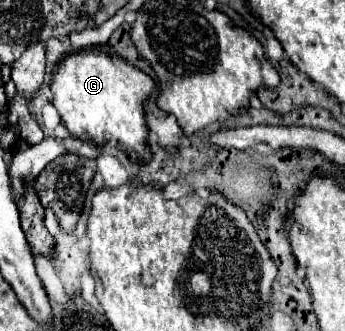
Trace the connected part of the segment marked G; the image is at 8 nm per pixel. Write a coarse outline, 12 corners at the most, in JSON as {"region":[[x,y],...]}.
{"region":[[88,48],[60,62],[52,104],[72,136],[152,160],[156,82]]}

